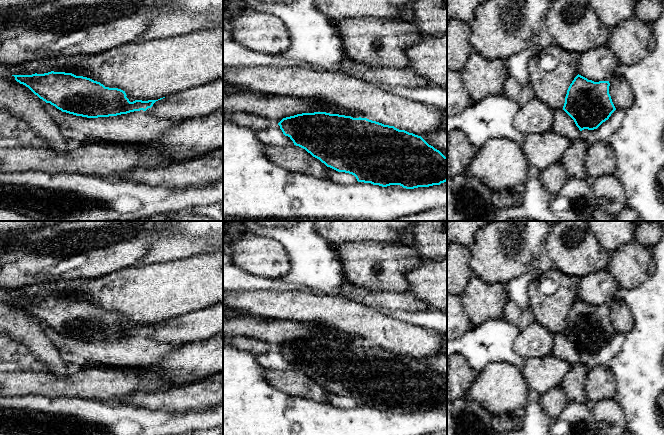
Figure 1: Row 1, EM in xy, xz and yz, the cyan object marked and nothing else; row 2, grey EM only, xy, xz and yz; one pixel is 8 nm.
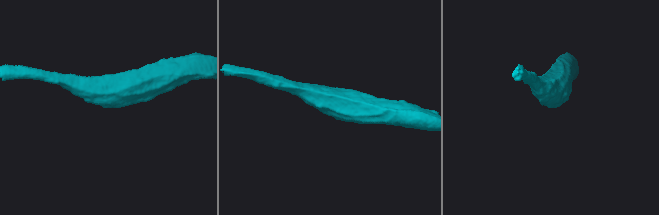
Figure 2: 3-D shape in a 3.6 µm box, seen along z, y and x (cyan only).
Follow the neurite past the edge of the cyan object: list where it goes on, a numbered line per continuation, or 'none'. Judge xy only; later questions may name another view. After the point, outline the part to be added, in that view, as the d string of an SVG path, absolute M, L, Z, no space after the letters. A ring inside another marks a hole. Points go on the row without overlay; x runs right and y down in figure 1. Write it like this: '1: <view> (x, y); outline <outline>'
none

